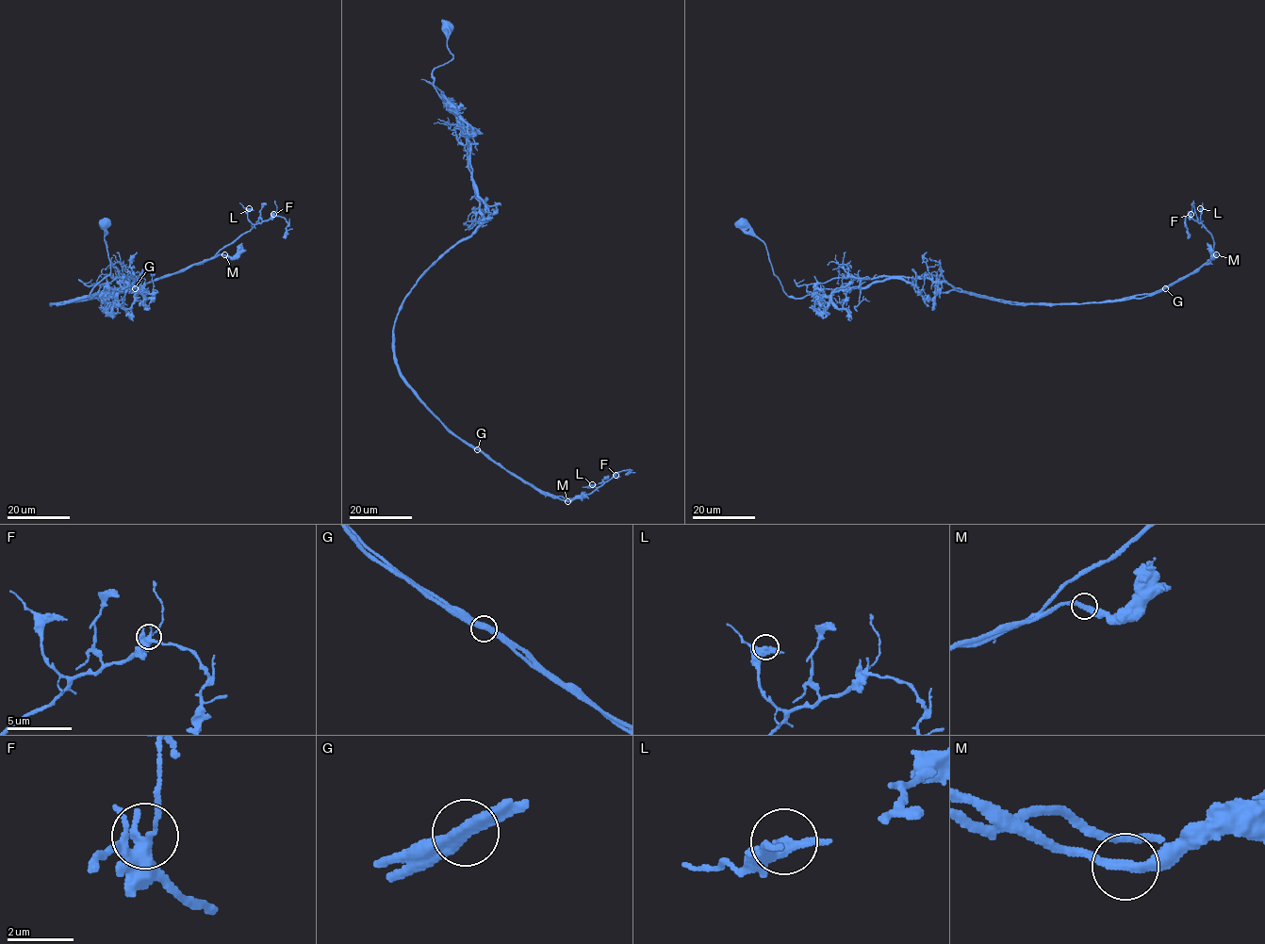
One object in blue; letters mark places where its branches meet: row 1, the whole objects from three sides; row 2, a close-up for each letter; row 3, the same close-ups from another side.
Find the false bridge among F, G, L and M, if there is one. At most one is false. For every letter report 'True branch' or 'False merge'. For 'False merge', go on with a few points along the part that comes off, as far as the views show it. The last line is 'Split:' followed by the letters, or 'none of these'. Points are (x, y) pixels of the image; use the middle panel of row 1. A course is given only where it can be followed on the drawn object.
F: True branch
G: False merge. Course of the part to remove: (477, 449), (426, 405), (394, 353), (394, 323), (406, 294), (483, 219), (467, 131), (427, 81), (435, 89)
L: True branch
M: True branch
Split: G

